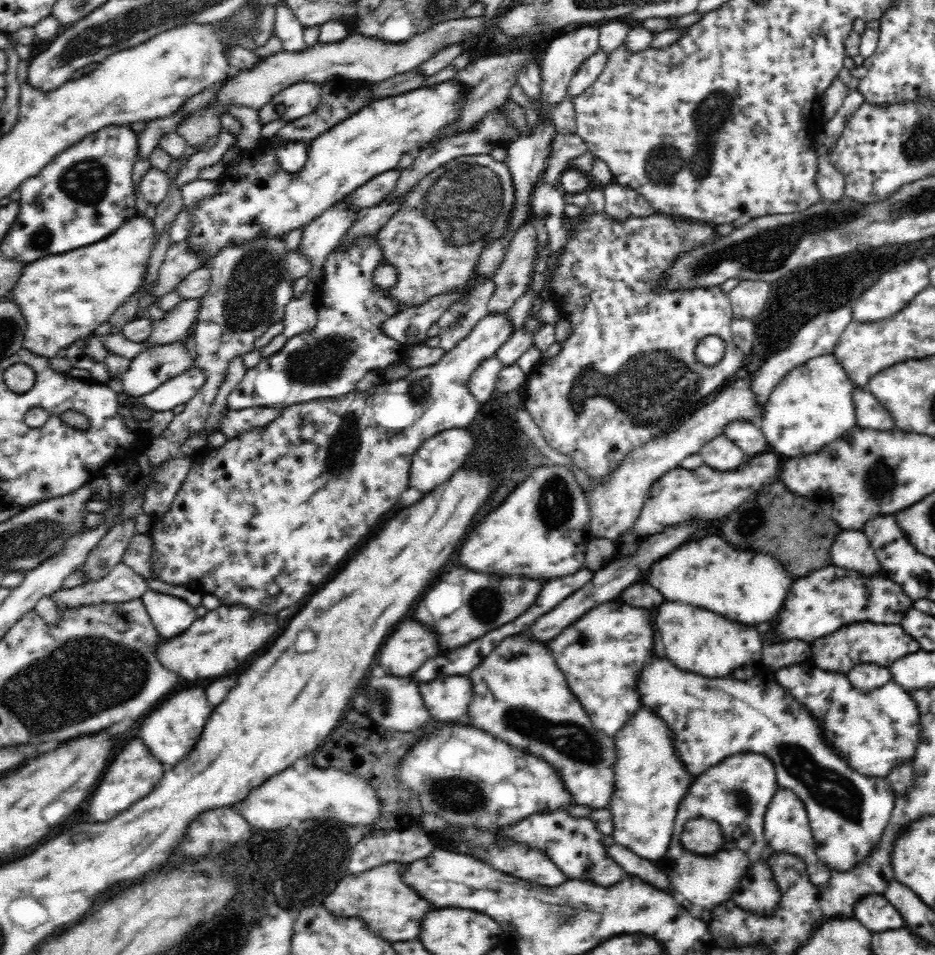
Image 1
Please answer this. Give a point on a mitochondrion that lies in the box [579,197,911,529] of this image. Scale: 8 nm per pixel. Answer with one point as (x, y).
(880, 479)

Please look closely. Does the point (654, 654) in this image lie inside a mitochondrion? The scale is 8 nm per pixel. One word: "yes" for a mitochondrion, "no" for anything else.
no

